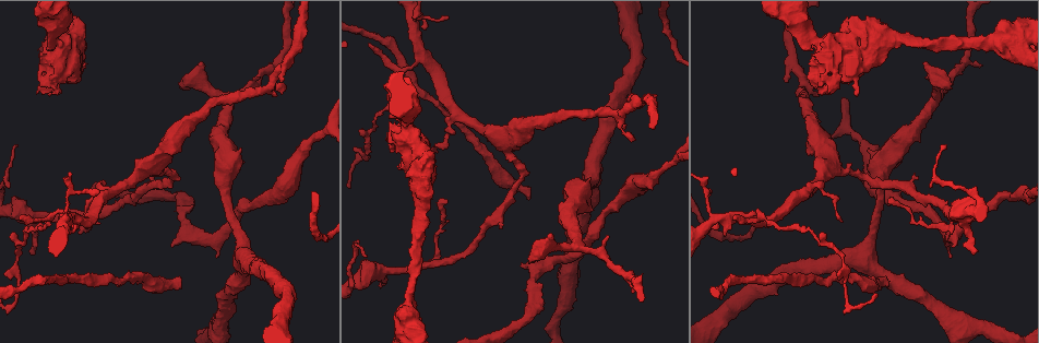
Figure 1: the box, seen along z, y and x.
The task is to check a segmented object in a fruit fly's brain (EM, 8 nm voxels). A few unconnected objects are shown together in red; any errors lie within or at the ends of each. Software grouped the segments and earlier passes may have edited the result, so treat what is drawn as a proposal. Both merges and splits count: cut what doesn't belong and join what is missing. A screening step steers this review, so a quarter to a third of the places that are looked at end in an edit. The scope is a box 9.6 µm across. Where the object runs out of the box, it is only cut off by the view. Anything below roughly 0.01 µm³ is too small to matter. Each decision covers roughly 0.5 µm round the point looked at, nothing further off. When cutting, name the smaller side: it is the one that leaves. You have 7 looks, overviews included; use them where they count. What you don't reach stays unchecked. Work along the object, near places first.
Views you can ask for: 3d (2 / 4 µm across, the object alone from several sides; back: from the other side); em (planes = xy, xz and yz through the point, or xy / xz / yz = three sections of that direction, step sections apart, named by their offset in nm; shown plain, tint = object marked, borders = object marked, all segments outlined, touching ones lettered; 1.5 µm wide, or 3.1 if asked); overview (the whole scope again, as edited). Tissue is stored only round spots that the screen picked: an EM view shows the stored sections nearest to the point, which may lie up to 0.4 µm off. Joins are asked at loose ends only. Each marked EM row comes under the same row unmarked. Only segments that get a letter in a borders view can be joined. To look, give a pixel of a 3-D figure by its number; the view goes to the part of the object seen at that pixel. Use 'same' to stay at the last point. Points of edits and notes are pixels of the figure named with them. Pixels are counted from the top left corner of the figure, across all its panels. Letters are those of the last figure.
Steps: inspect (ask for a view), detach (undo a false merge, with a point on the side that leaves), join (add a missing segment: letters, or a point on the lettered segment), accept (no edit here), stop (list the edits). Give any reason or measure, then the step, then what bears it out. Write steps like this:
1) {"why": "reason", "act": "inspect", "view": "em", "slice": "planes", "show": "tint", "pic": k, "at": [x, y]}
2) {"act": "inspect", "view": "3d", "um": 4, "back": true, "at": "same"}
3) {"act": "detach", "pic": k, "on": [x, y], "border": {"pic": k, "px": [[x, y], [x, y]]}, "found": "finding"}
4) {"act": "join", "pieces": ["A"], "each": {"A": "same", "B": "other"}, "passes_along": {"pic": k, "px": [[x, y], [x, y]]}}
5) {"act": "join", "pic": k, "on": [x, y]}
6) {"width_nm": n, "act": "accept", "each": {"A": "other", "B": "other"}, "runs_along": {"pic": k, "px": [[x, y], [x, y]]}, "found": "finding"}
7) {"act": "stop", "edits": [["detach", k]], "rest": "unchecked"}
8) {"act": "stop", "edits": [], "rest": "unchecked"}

{"why": "branch stops here", "act": "inspect", "view": "em", "slice": "planes", "show": "tint", "pic": 1, "at": [891, 197]}

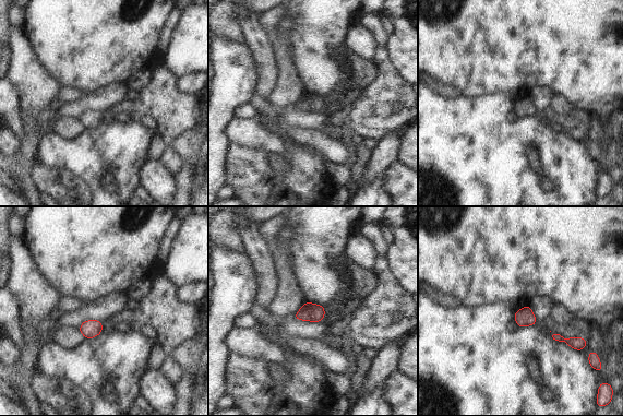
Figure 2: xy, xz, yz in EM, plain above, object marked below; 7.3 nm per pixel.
{"why": "see the neighbours", "act": "inspect", "view": "em", "slice": "planes", "show": "borders", "at": "same"}

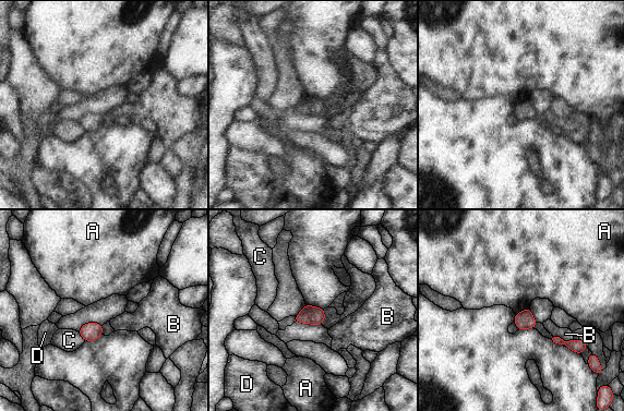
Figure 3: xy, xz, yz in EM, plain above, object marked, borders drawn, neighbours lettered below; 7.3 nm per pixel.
{"longest_contact_nm": ["B", 180], "act": "accept", "each": {"A": "other", "B": "other", "C": "other", "D": "other"}, "border": {"pic": 3, "px": [[529, 306], [515, 314]]}, "found": "no lettered segment goes on from it"}

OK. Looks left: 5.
{"why": "free end", "act": "inspect", "view": "3d", "um": 4, "pic": 1, "at": [181, 87]}

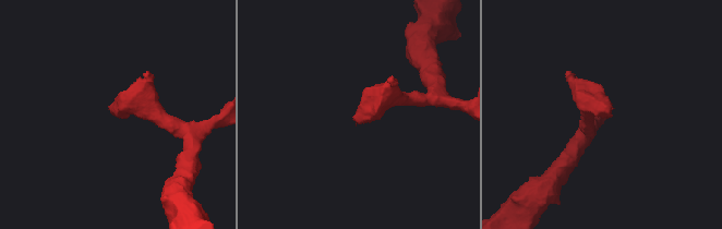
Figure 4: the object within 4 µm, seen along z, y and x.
{"why": "need the tissue", "act": "inspect", "view": "em", "slice": "xy", "step": 4, "show": "borders", "pic": 4, "at": [606, 111]}

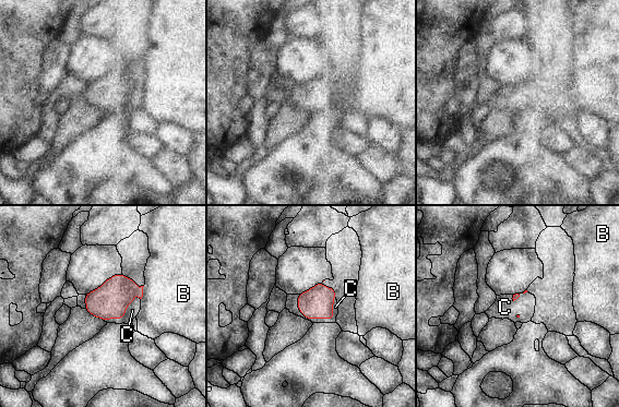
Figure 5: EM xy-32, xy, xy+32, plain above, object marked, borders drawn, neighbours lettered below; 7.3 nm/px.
{"act": "join", "pieces": ["C"], "each": {"B": "other", "C": "same"}, "passes_along": {"pic": 5, "px": [[322, 299], [308, 319], [335, 307]]}, "found": "the cell continues"}

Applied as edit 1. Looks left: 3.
{"why": "see it whole again", "act": "inspect", "view": "overview"}

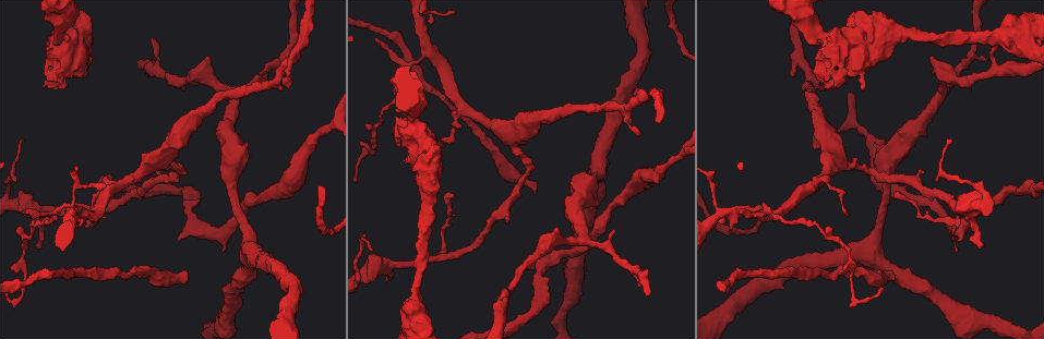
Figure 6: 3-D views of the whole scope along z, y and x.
{"why": "branch stops here", "act": "inspect", "view": "em", "slice": "yz", "step": 4, "show": "borders", "pic": 6, "at": [179, 239]}

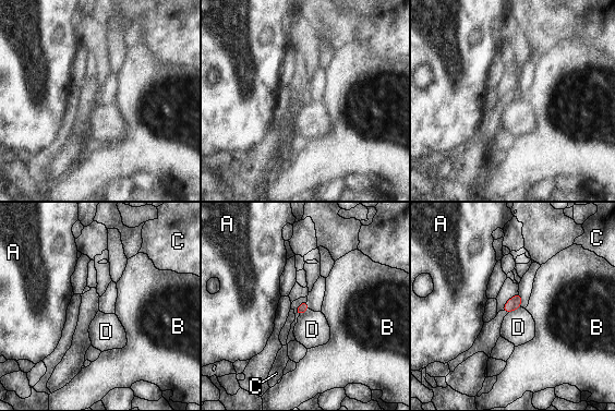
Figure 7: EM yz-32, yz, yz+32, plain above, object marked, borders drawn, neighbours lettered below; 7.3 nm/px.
{"act": "inspect", "view": "em", "slice": "planes", "show": "borders", "at": "same"}

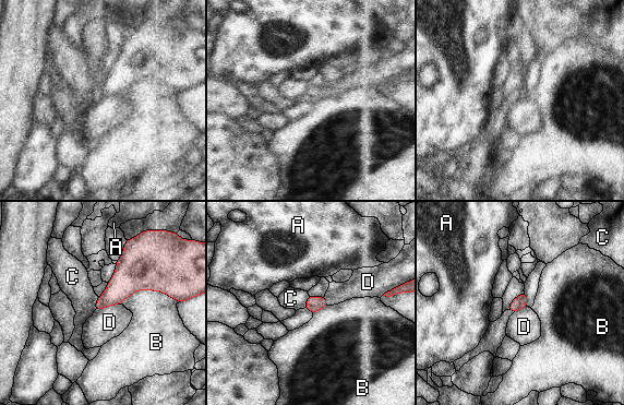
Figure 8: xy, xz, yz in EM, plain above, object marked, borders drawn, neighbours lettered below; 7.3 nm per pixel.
{"act": "accept", "each": {"A": "other", "B": "other", "C": "other", "D": "other"}, "border": {"pic": 8, "px": [[118, 304], [95, 310]]}, "found": "none of them fits"}

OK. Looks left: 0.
{"act": "stop", "edits": [["join", 5]], "rest": "unchecked"}

